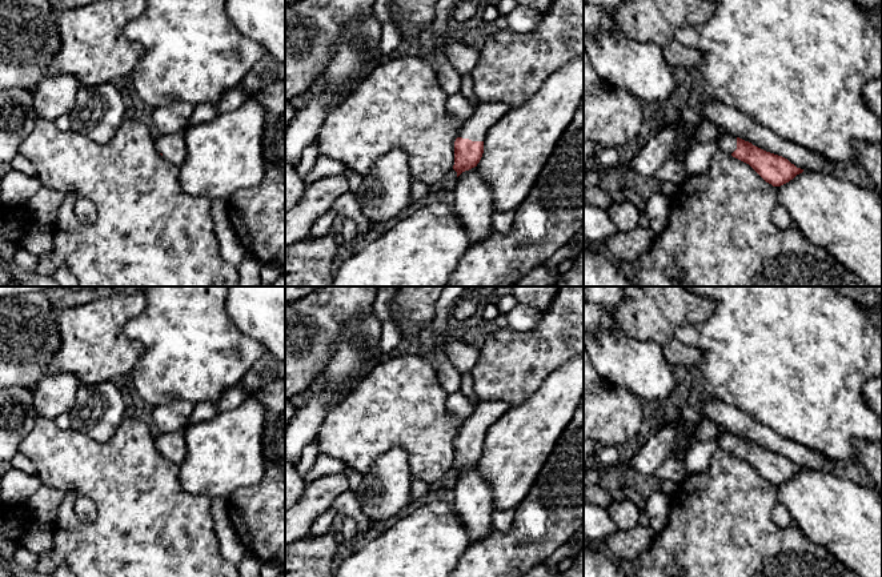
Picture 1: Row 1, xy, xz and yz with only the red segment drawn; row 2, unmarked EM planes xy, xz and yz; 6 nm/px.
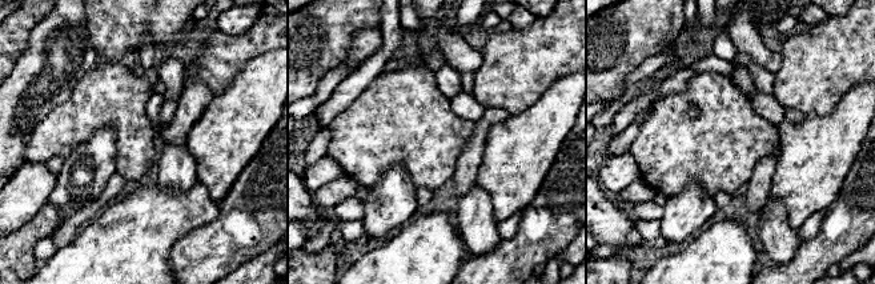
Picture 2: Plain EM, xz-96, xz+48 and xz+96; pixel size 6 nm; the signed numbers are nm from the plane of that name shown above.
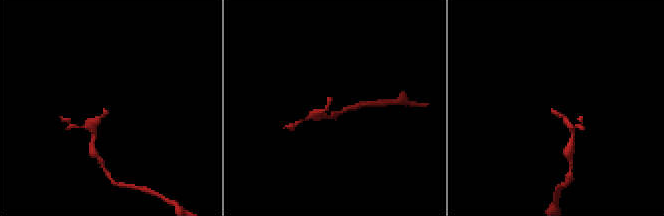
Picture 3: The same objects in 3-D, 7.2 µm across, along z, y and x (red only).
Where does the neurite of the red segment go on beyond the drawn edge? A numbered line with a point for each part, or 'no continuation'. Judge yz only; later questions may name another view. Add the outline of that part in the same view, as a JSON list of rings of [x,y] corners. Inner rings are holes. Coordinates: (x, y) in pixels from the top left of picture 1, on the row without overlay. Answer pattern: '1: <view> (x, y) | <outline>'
1: yz (726, 440) | [[[723,430],[715,437],[718,441],[718,448],[731,453],[737,448],[737,434]]]

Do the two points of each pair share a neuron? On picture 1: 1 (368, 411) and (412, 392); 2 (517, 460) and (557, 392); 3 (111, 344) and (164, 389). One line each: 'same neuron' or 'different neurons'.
1: same neuron
2: same neuron
3: different neurons

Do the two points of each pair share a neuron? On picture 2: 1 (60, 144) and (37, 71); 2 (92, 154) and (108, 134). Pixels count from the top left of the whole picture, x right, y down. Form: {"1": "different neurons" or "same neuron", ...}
{"1": "different neurons", "2": "same neuron"}

